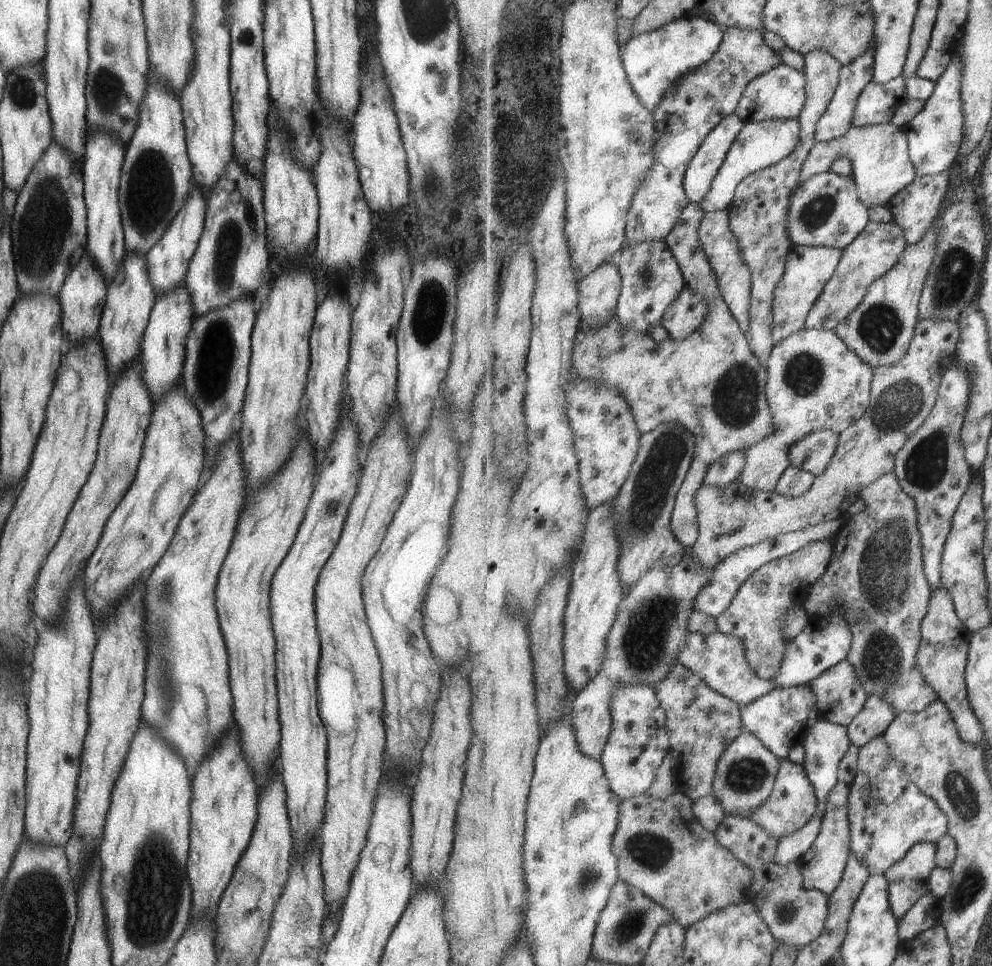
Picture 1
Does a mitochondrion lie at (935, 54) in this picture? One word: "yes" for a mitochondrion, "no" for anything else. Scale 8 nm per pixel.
no

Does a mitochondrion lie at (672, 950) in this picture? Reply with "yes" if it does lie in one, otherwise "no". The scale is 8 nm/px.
no

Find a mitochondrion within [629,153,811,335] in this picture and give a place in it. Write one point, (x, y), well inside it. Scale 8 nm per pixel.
(646, 273)

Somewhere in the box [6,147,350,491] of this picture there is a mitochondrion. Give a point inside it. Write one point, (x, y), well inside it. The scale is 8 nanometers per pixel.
(48, 208)

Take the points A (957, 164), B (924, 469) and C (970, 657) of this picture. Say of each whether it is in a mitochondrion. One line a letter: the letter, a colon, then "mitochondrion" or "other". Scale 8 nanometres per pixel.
A: other
B: mitochondrion
C: other

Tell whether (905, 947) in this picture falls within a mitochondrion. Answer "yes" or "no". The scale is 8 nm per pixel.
no

